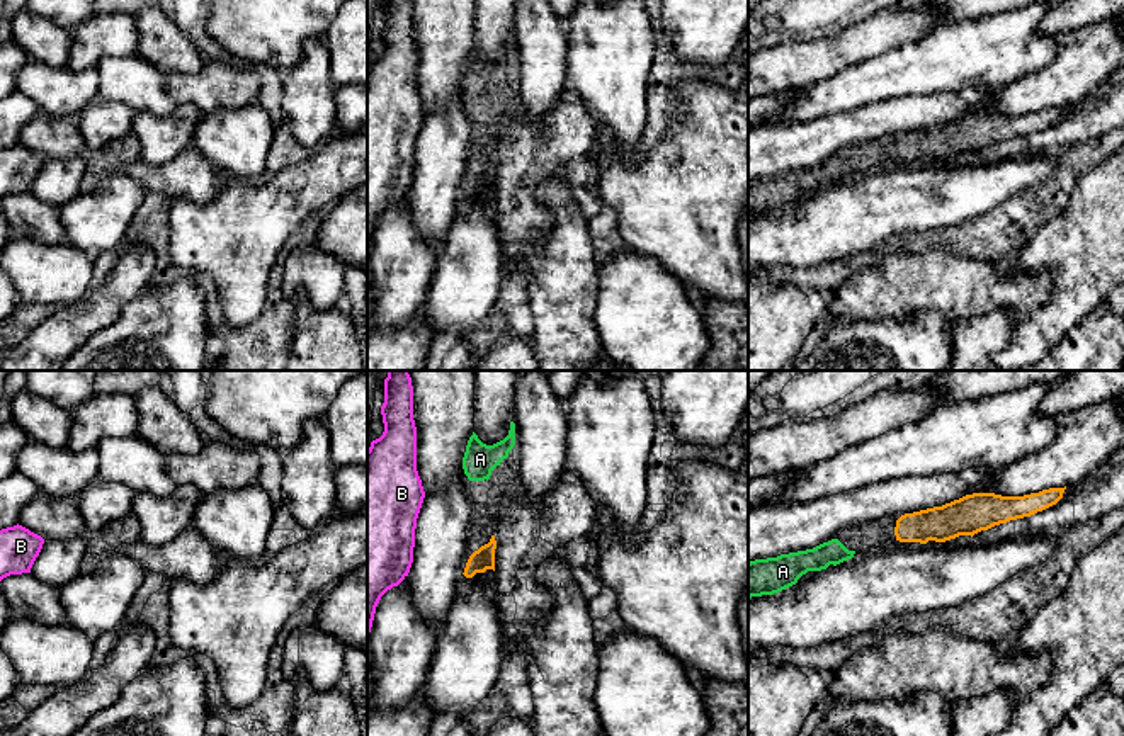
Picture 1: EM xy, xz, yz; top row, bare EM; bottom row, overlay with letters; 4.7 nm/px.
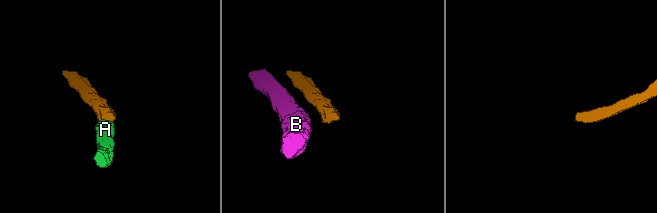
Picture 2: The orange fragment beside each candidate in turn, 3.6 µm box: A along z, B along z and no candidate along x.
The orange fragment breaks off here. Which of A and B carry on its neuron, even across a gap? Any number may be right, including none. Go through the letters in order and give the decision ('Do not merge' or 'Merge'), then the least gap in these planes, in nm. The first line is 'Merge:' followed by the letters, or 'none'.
Merge: A
A: Merge. Distance 200 nm
B: Do not merge. Distance 240 nm

